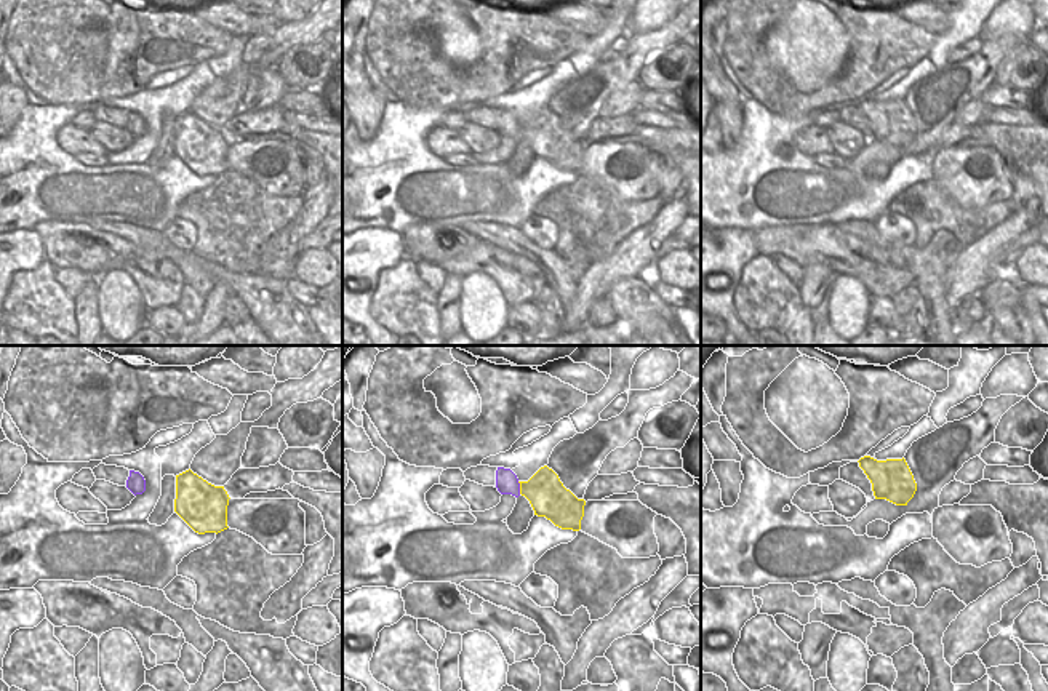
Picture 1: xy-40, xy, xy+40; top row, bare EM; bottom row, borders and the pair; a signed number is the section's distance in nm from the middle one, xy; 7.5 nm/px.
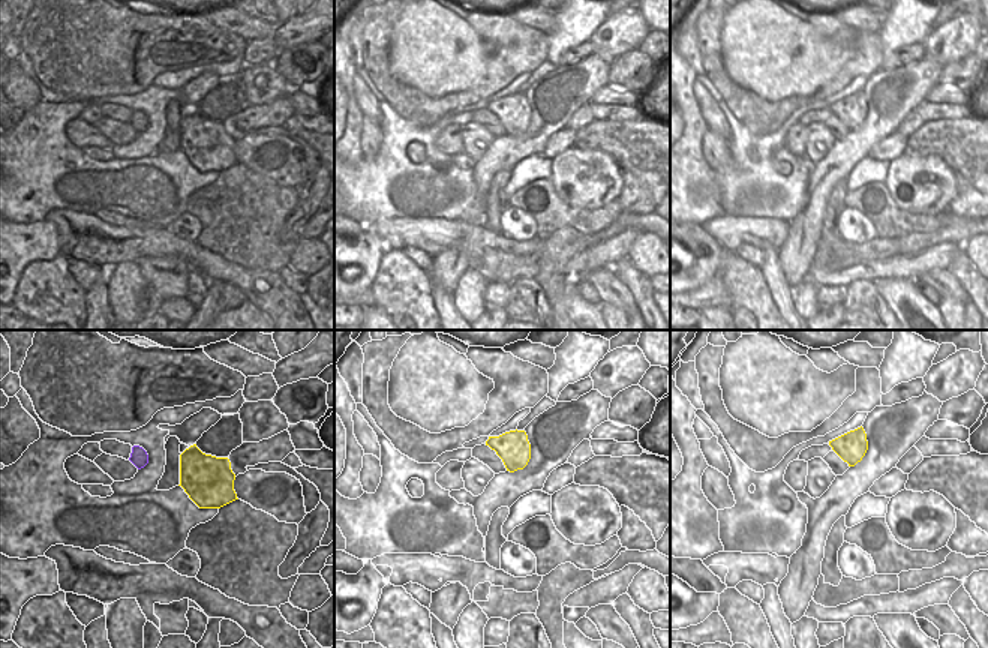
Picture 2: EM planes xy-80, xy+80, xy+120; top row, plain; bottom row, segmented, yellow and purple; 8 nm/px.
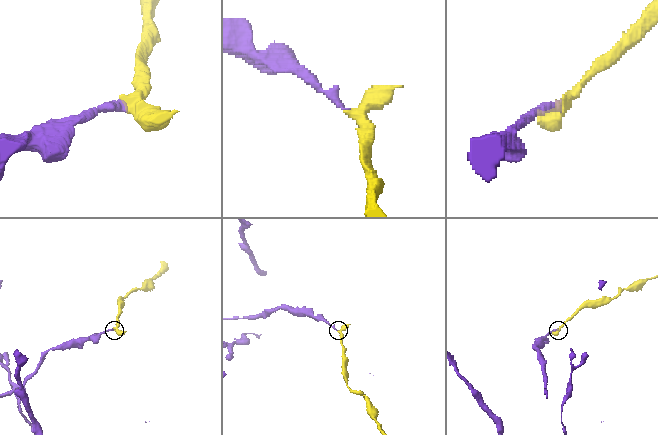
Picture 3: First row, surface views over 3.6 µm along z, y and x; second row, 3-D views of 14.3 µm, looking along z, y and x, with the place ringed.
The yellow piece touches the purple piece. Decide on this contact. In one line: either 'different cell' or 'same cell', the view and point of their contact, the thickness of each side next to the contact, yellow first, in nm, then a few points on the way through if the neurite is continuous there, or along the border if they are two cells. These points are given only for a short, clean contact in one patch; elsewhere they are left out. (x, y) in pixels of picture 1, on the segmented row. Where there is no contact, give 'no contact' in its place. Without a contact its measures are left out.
same cell | xy (520, 488) | 280/170 nm | across xy (548, 496), (541, 490), (520, 488), (512, 487), (506, 480)

